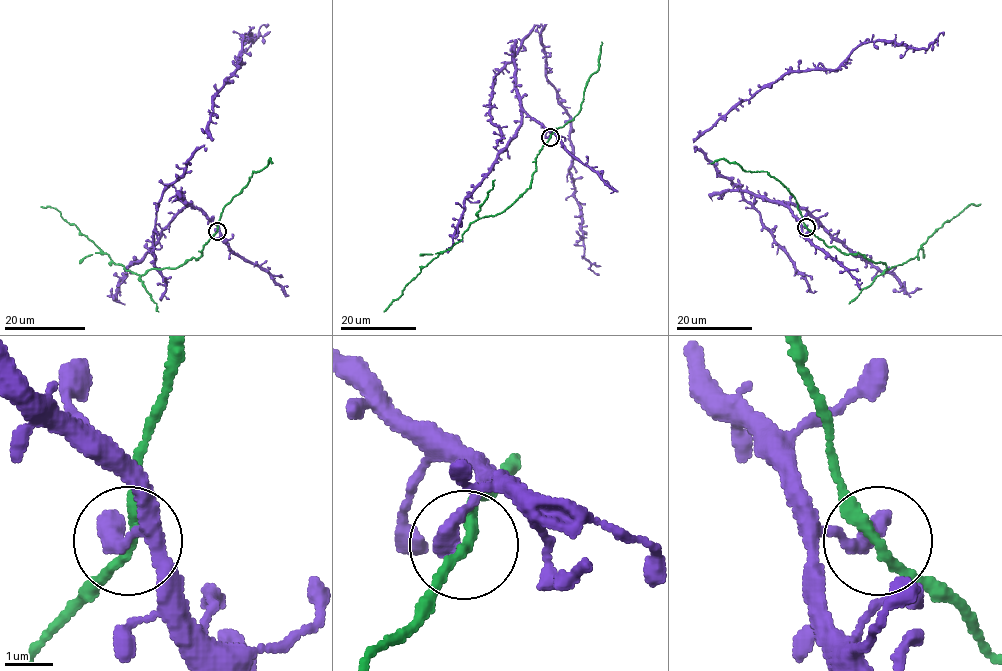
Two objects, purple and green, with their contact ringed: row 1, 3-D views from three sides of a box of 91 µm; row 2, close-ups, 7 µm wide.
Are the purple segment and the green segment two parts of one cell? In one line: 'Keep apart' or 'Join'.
Join

